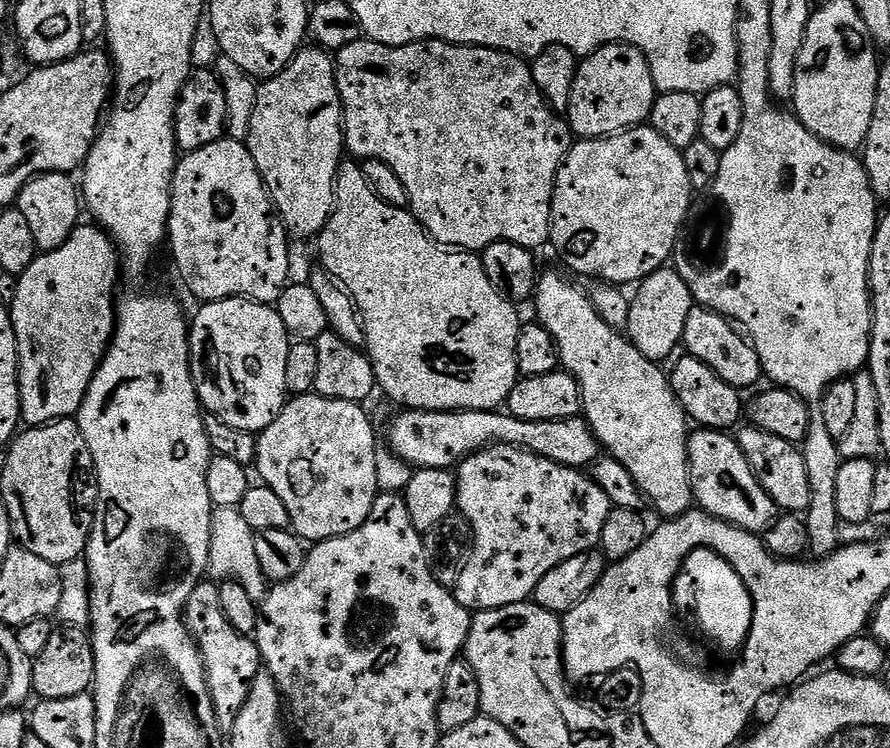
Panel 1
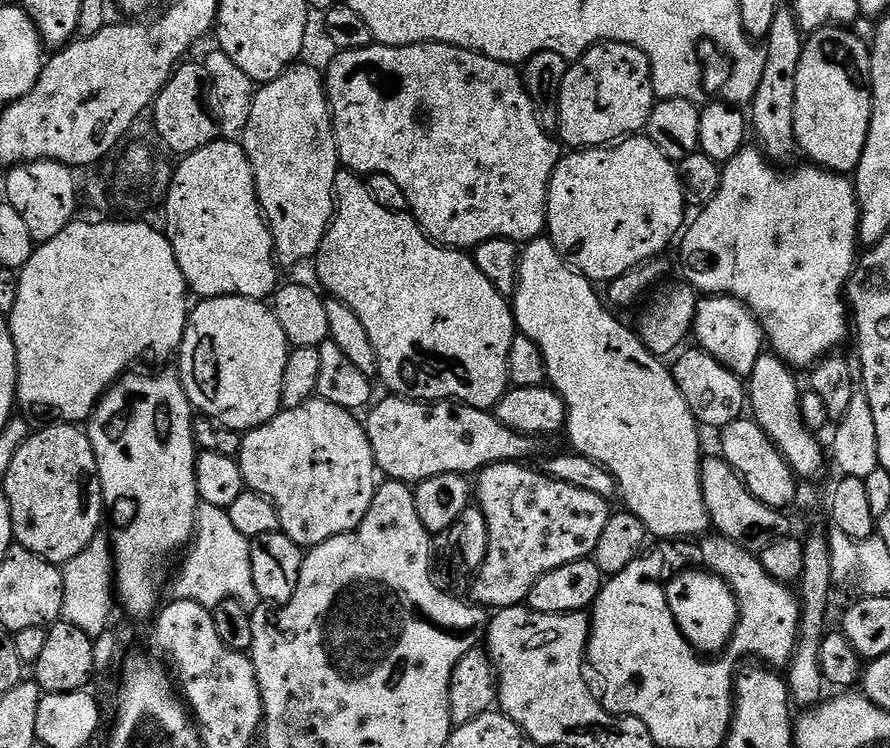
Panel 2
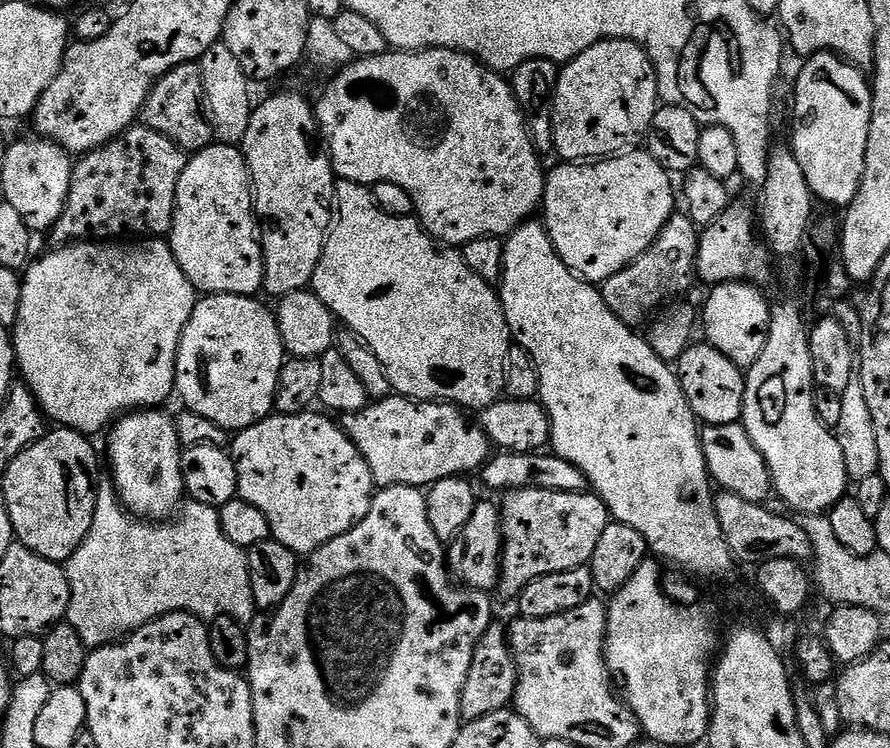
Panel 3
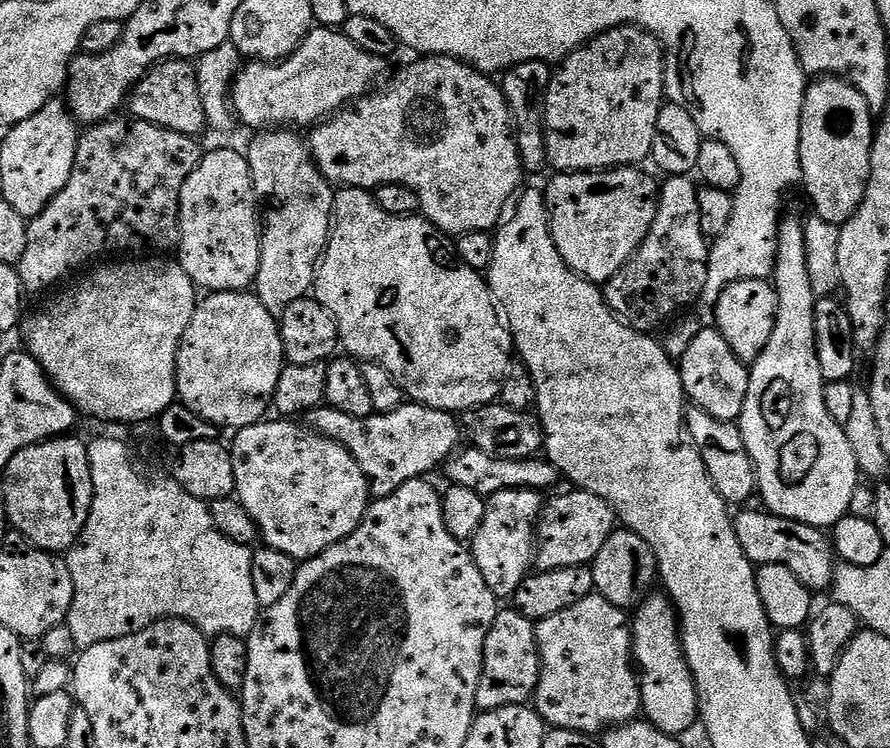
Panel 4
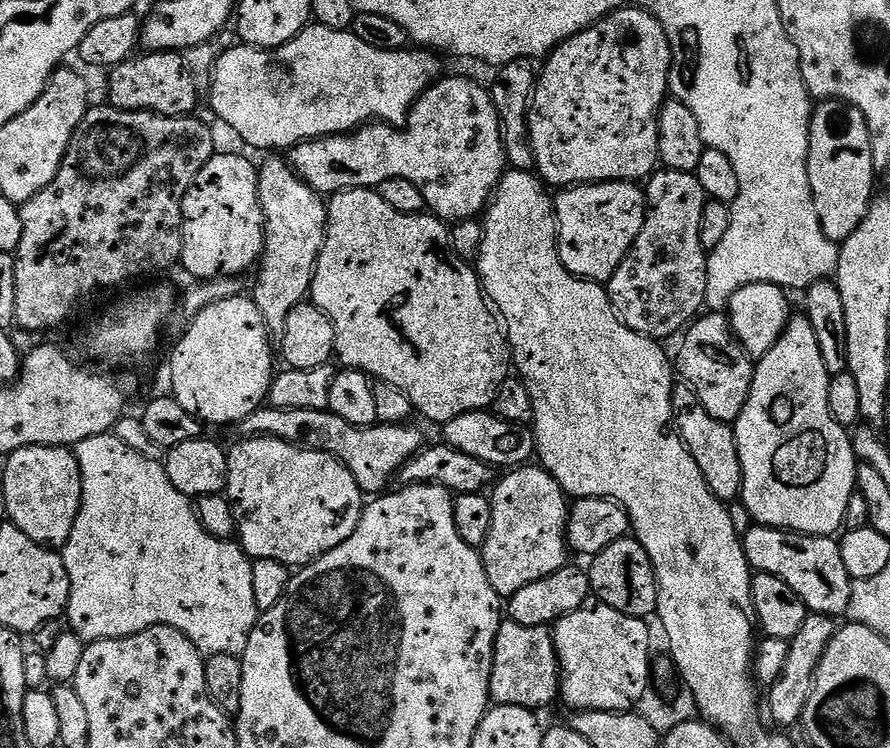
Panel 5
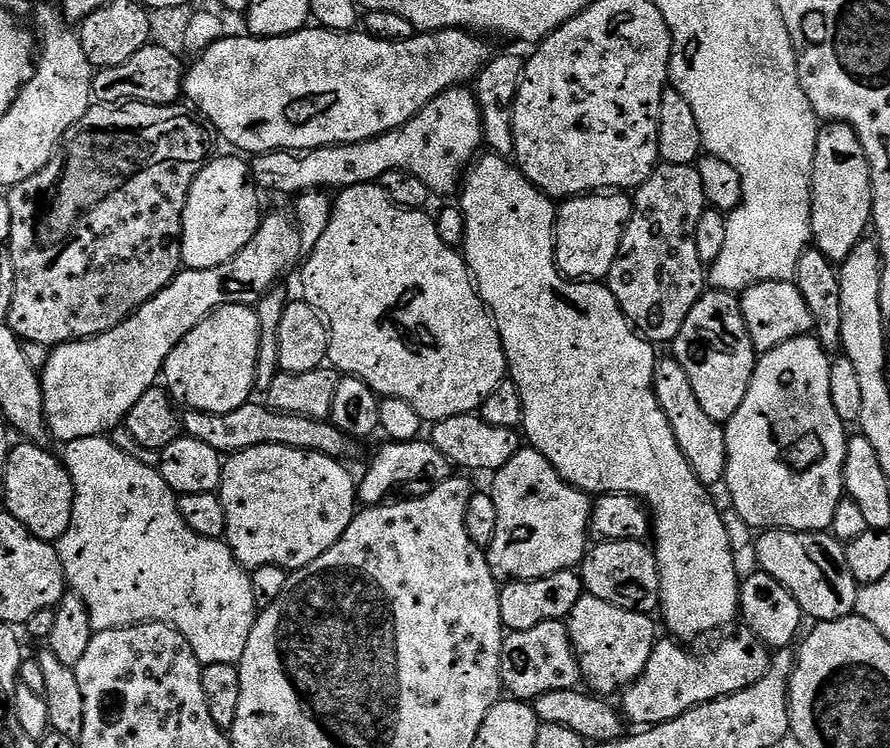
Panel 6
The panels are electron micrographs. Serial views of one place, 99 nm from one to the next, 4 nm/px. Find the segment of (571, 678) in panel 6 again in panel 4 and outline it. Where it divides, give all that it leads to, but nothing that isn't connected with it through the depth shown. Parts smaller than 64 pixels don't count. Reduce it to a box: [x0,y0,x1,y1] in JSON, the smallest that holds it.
[476,607,540,712]

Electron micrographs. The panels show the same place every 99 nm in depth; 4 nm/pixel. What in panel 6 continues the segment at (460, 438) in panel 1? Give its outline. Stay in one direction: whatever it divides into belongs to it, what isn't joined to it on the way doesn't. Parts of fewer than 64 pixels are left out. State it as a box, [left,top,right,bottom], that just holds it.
[182,402,354,461]

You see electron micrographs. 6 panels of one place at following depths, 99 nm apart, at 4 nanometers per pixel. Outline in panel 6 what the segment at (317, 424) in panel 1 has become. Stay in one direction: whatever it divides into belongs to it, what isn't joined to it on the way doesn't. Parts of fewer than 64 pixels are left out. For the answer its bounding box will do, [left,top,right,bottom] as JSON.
[218,444,358,570]

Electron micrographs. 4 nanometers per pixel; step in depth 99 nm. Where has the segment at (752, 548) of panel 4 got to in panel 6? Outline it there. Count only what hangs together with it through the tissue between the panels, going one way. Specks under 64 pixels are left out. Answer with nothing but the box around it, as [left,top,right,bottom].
[756,530,860,621]

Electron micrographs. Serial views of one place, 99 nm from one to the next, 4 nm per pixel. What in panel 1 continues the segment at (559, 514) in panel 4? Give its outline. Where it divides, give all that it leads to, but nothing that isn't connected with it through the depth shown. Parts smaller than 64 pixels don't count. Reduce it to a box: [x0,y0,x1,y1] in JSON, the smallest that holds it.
[454,444,613,612]

